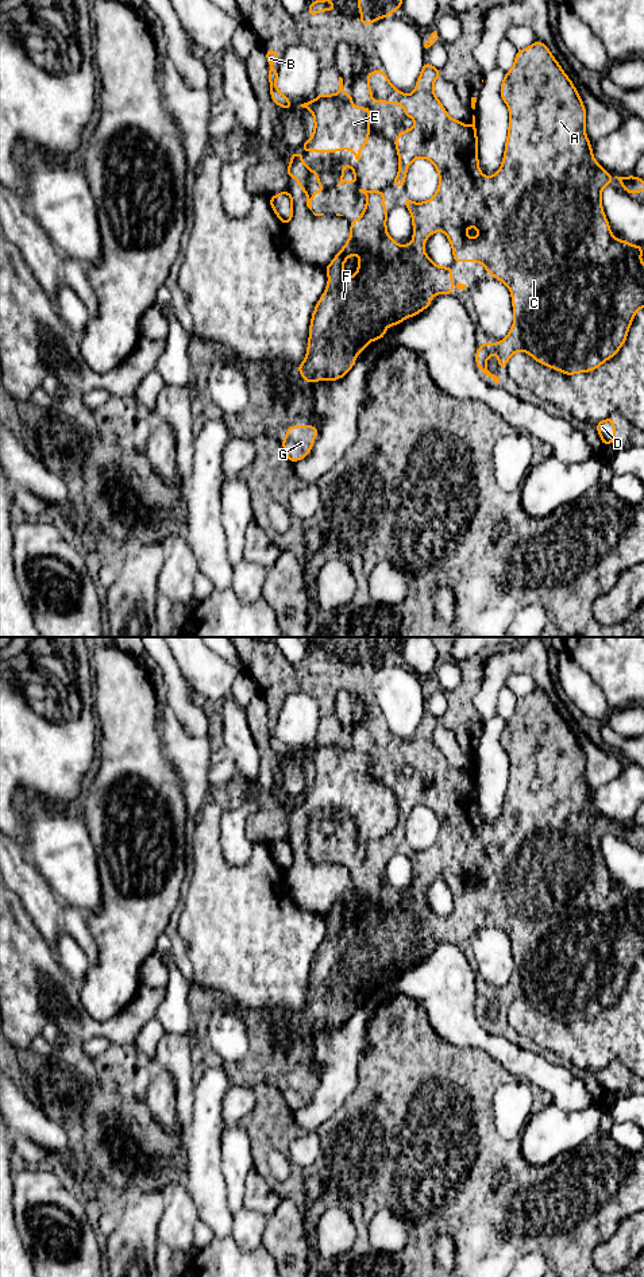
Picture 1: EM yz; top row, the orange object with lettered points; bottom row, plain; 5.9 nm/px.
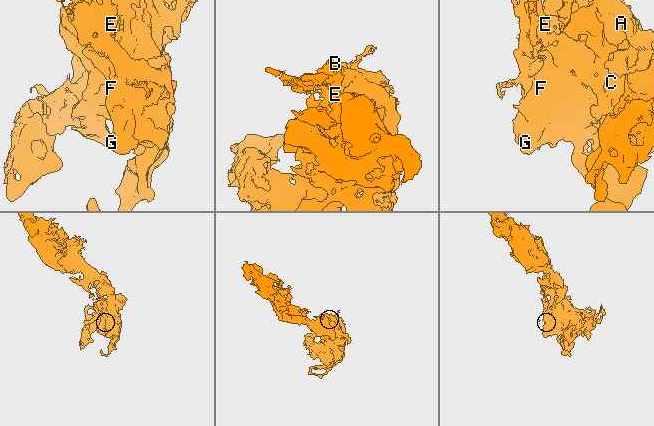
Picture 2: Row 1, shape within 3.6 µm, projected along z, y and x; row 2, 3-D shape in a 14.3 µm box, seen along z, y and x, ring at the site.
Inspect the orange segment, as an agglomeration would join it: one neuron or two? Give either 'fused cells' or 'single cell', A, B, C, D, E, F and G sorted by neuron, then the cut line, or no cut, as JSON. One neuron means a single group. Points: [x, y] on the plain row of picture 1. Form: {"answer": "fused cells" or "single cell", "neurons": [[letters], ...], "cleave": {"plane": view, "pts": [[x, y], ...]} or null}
{"answer": "fused cells", "neurons": [["A", "B", "C", "D", "F", "G"], ["E"]], "cleave": {"plane": "yz", "pts": [[317, 745], [330, 745], [351, 753]]}}

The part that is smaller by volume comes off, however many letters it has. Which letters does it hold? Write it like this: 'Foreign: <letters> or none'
Foreign: E

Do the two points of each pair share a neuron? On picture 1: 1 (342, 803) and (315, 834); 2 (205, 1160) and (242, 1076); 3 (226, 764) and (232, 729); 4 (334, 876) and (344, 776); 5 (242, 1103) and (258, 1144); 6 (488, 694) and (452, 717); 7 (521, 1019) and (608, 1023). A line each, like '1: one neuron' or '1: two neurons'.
1: two neurons
2: two neurons
3: two neurons
4: one neuron
5: two neurons
6: two neurons
7: one neuron

